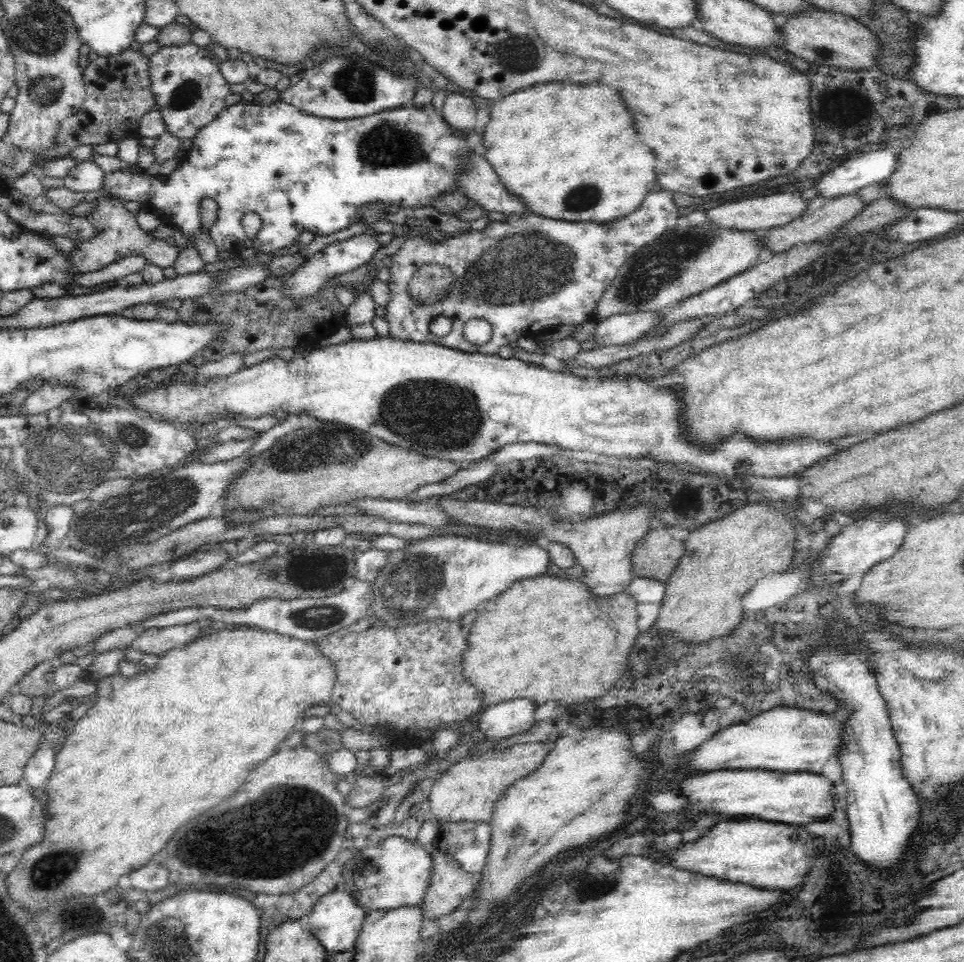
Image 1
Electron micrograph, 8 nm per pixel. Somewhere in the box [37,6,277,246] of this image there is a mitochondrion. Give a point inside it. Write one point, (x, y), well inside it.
(187, 95)

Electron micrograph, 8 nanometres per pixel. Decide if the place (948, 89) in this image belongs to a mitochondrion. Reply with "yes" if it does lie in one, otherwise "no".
no

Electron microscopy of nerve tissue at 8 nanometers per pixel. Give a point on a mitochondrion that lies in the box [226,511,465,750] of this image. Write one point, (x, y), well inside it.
(413, 581)

